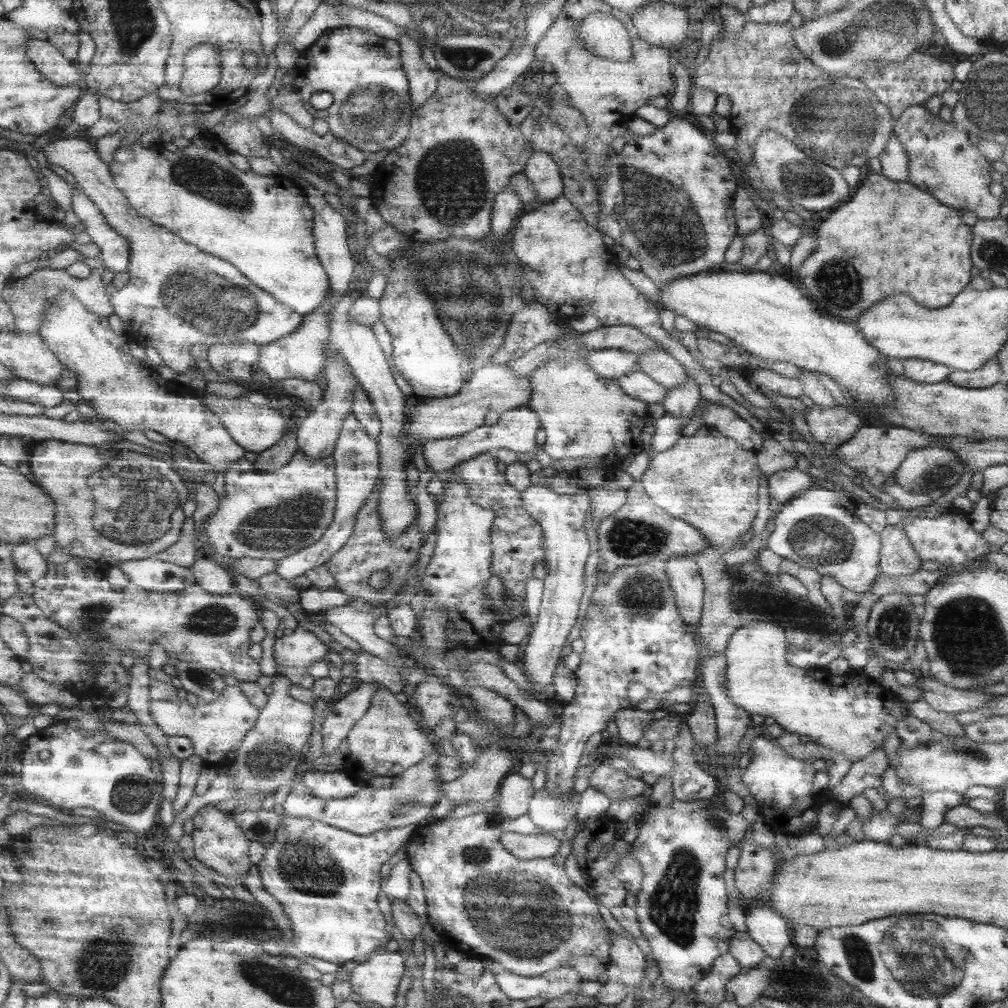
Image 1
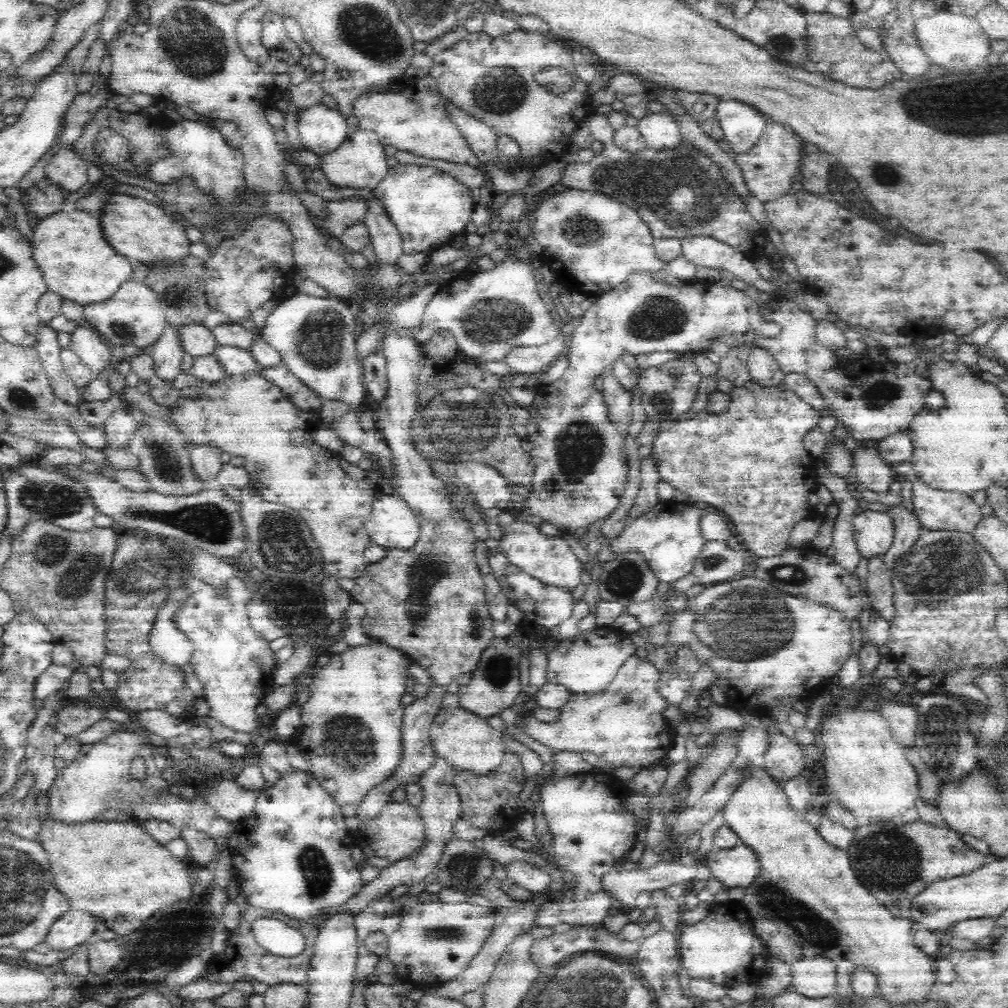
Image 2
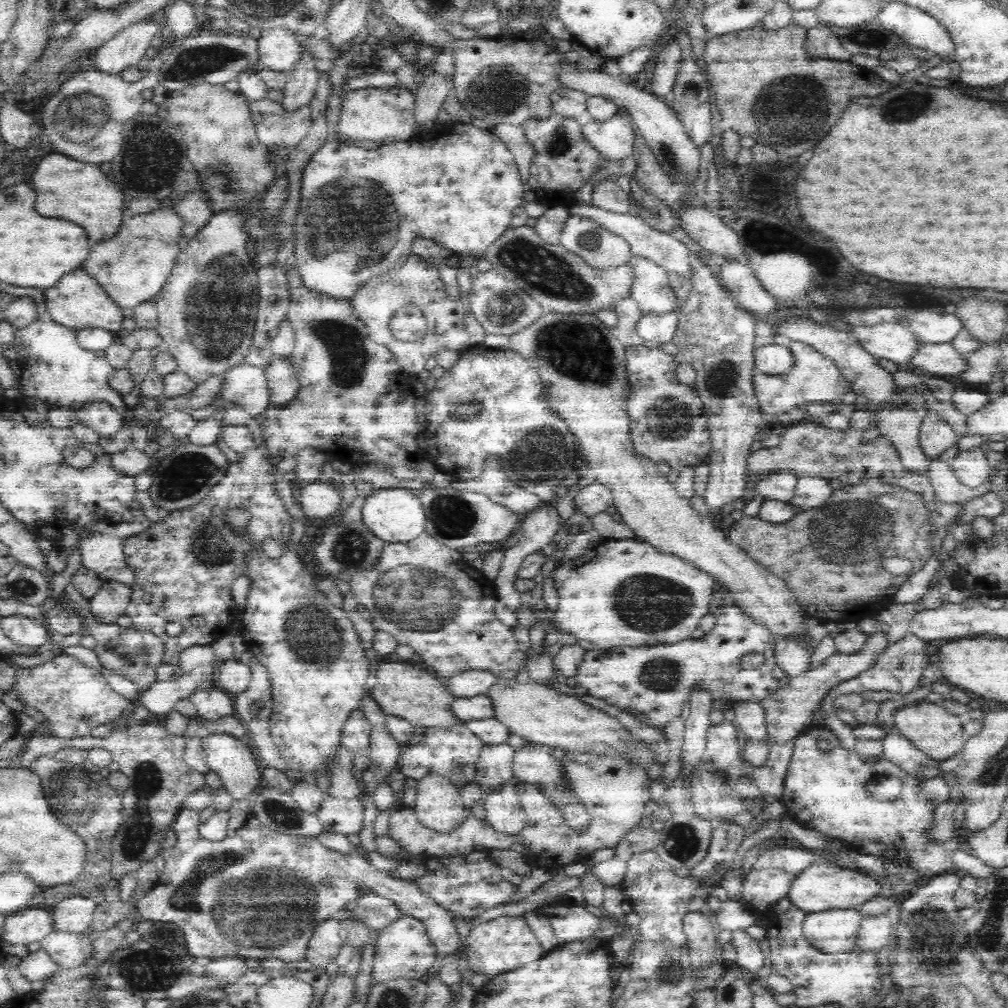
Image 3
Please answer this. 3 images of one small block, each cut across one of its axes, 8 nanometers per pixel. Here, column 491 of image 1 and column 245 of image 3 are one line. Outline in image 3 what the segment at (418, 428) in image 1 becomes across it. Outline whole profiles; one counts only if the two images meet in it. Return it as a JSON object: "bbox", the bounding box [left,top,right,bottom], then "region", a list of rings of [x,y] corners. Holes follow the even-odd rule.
{"bbox":[221,362,271,418],"region":[[[245,362],[236,364],[224,376],[221,399],[258,418],[271,404],[265,370]]]}

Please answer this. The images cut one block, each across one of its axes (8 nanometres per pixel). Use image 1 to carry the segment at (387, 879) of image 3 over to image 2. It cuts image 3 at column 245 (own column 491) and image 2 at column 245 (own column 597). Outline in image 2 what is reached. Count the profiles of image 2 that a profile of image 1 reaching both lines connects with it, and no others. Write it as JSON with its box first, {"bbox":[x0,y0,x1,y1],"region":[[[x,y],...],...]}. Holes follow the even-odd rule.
{"bbox":[175,904,319,1002],"region":[[[247,904],[247,909],[240,913],[240,924],[238,930],[234,934],[229,934],[227,940],[227,949],[225,953],[220,956],[212,957],[207,964],[206,970],[194,982],[187,984],[180,988],[175,996],[177,1000],[185,1000],[185,1002],[192,1002],[198,999],[216,999],[222,996],[222,993],[230,990],[232,984],[236,981],[244,980],[244,976],[252,976],[258,982],[264,982],[268,986],[278,984],[295,984],[302,986],[306,982],[306,973],[309,962],[312,958],[314,941],[319,929],[315,926],[307,924],[299,924],[298,929],[301,935],[305,938],[306,946],[304,952],[300,956],[294,958],[280,958],[279,956],[272,956],[264,952],[258,944],[256,944],[251,924],[258,918],[268,918],[277,916],[274,913],[265,912],[265,910],[258,910],[252,908]]]}

